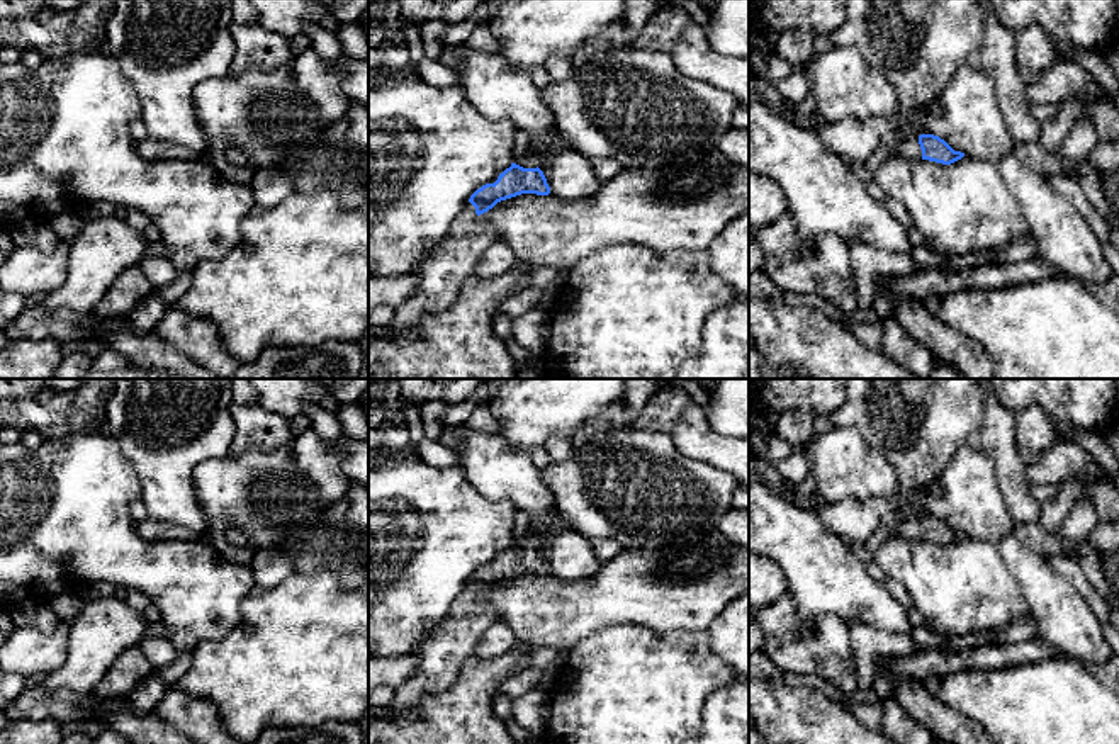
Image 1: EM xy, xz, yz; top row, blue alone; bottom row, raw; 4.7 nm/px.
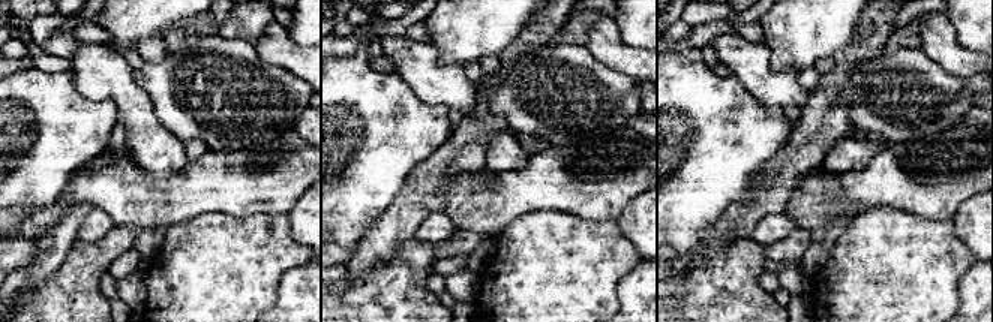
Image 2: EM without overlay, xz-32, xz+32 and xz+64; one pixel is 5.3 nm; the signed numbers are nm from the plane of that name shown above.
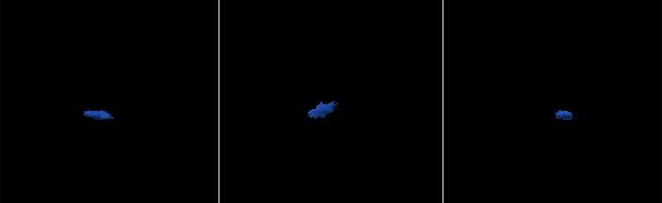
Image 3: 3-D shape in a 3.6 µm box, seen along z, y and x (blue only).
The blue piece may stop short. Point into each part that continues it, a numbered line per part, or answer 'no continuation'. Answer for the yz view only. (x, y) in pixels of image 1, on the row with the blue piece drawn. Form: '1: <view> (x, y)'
1: yz (909, 148)

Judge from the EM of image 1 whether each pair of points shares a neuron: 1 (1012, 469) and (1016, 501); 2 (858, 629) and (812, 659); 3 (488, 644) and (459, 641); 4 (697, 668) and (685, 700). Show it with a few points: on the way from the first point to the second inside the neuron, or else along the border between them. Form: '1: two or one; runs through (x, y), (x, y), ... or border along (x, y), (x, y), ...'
1: one; runs through (1012, 478), (1016, 493)
2: two; border along (848, 624), (849, 651), (856, 668)
3: two; border along (500, 619), (484, 631), (472, 653)
4: one; runs through (688, 676), (685, 680), (685, 692)

